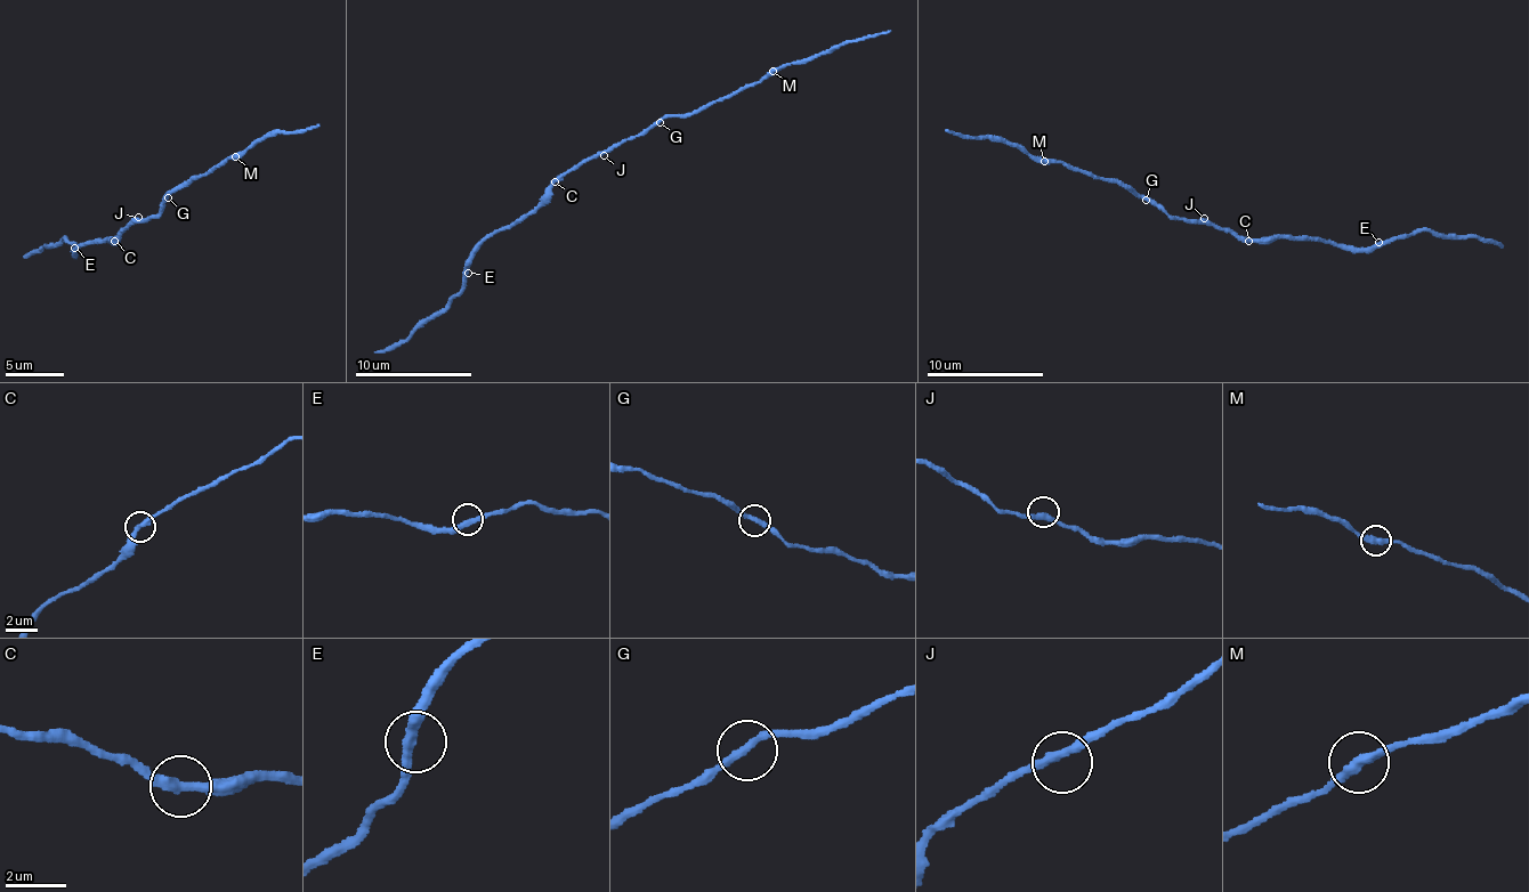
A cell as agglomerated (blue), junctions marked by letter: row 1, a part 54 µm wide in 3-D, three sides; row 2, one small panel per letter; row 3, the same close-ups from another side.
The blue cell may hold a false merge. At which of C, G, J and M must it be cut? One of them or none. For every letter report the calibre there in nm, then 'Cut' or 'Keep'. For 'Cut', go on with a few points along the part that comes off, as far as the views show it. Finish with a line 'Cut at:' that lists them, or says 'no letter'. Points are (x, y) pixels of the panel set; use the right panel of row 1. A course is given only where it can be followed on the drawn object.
C: Thickness 320 nm. Keep
G: Thickness 280 nm. Keep
J: Thickness 320 nm. Keep
M: Thickness 320 nm. Keep
Cut at: no letter

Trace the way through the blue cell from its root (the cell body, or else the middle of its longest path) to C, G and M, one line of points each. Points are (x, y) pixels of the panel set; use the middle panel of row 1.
C: (601, 153), (585, 159), (556, 181)
G: (601, 153), (639, 137), (660, 122)
M: (601, 153), (639, 137), (668, 116), (679, 116), (730, 98), (774, 72)

